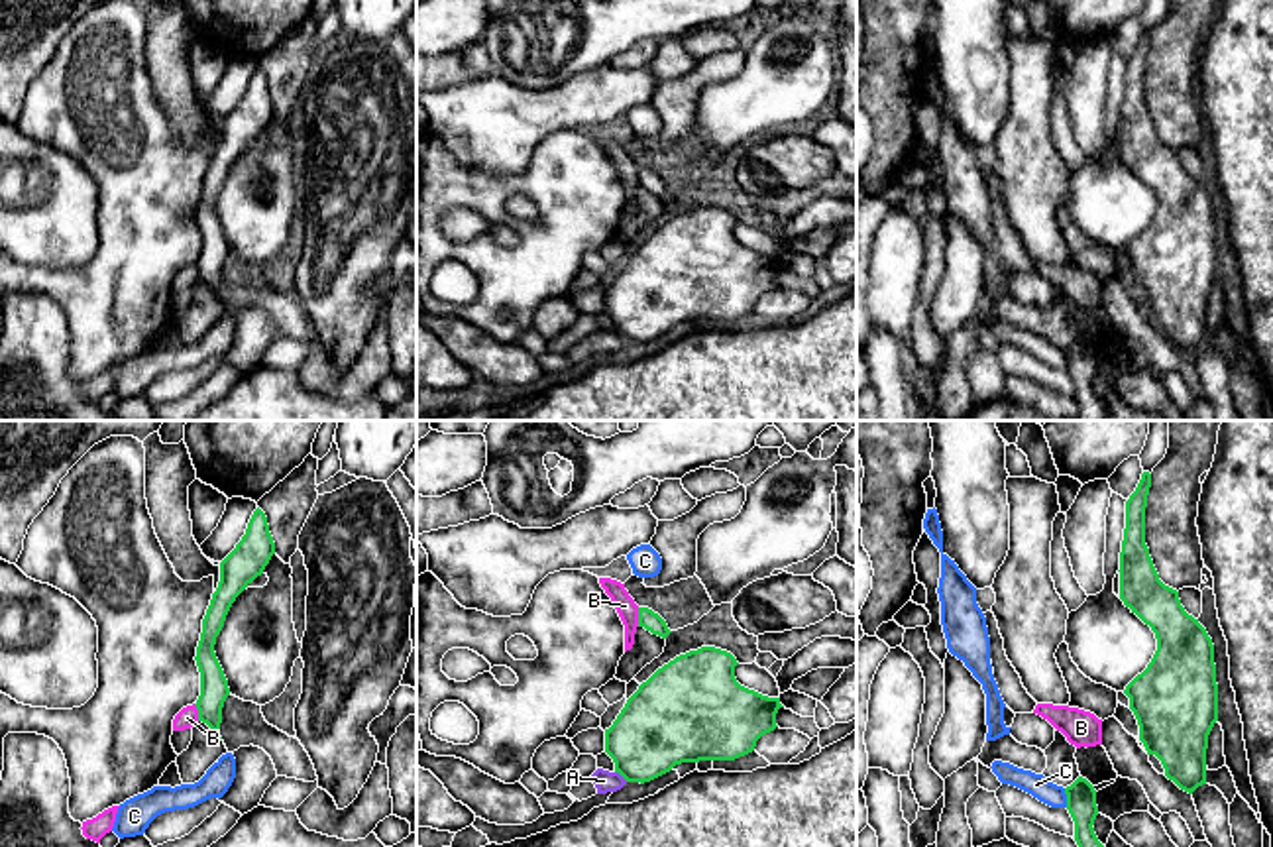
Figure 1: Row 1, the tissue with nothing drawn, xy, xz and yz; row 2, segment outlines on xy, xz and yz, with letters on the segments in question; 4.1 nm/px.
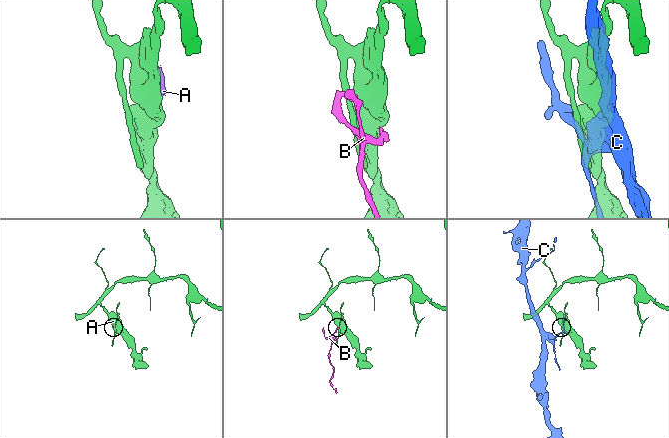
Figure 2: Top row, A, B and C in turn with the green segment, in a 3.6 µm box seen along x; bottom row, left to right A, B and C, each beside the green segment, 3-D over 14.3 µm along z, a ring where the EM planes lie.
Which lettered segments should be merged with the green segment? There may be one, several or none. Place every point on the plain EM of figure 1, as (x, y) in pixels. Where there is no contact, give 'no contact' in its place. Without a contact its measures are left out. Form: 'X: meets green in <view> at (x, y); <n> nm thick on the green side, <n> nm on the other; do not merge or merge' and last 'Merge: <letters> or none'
A: meets green in xz at (621, 335); 340 nm thick on the green side, 90 nm on the other; do not merge
B: meets green in xz at (639, 177); 80 nm thick on the green side, 90 nm on the other; do not merge
C: meets green in yz at (1067, 358); 130 nm thick on the green side, 90 nm on the other; do not merge
Merge: none

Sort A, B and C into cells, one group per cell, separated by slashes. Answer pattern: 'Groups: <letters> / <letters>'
Groups: A / B / C

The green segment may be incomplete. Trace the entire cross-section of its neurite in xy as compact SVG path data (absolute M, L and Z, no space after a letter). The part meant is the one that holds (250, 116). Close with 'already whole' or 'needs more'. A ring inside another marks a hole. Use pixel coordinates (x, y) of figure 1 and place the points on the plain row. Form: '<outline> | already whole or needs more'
M257 67L242 100L220 122L220 141L202 179L202 193L194 216L200 232L200 255L194 263L198 281L206 283L218 297L222 267L230 255L230 248L214 212L216 197L236 157L263 134L273 114L275 102L269 92L267 77Z | already whole

